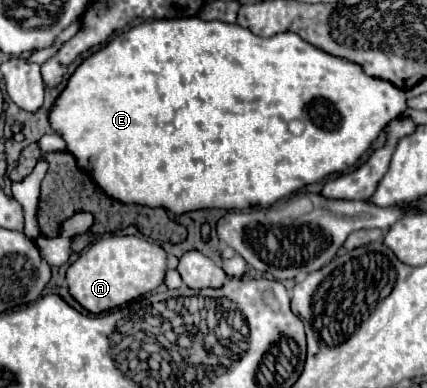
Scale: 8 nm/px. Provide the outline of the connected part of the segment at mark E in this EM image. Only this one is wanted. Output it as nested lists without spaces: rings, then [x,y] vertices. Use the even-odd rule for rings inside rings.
[[[198,16],[192,18],[165,18],[144,22],[134,26],[112,42],[108,42],[98,52],[90,54],[70,76],[66,88],[56,96],[48,110],[50,126],[56,134],[60,134],[66,142],[66,150],[76,158],[76,164],[92,174],[92,180],[114,200],[124,204],[140,204],[148,208],[164,208],[174,214],[188,214],[194,210],[206,208],[222,208],[222,210],[248,210],[250,208],[266,208],[284,198],[288,198],[298,188],[318,182],[332,172],[342,172],[352,166],[378,138],[384,126],[402,116],[406,110],[406,94],[404,90],[396,88],[394,84],[366,76],[358,64],[346,62],[342,58],[334,58],[308,42],[304,42],[294,32],[282,32],[272,38],[262,38],[252,34],[250,30],[238,24],[226,24],[220,20],[200,20]],[[292,120],[300,120],[306,124],[306,132],[294,136],[288,130]]]

